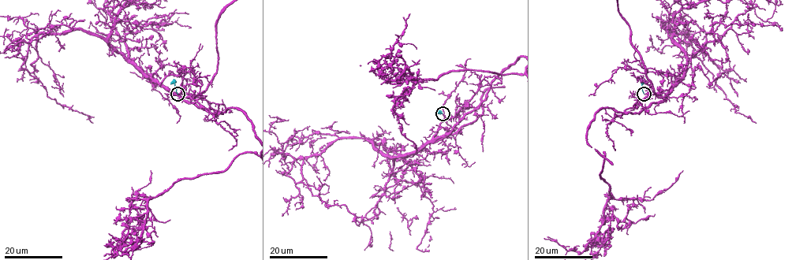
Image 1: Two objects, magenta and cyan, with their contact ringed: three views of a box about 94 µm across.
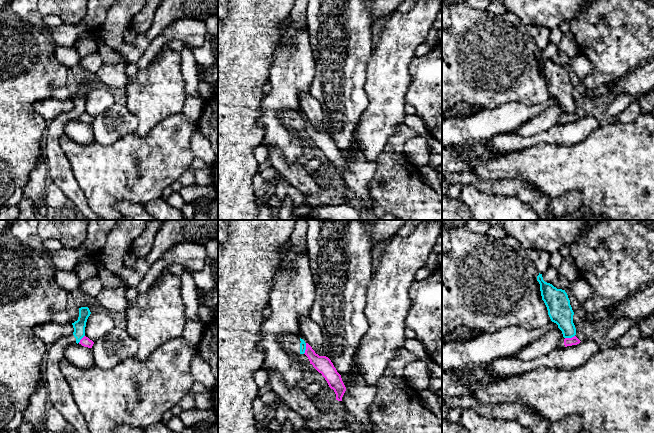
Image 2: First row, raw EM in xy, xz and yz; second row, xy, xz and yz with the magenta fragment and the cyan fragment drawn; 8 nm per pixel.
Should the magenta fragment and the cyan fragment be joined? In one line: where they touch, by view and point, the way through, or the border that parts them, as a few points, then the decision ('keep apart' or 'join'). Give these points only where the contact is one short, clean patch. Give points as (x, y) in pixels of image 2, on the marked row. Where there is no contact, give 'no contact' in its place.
contact xz (306, 348); border xz (306, 343), (306, 349), (303, 353); keep apart

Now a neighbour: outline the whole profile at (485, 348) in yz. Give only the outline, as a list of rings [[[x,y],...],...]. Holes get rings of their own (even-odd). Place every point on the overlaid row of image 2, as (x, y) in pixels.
[[[550,321],[545,327],[525,329],[509,326],[495,333],[482,332],[465,342],[442,344],[442,371],[489,364],[498,358],[511,357],[558,325]]]

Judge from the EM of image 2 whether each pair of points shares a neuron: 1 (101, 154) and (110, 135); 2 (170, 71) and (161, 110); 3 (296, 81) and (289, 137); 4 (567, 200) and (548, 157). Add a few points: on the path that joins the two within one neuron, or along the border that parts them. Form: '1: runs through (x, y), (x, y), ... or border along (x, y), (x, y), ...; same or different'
1: border along (126, 134), (109, 144), (100, 145), (94, 142); different
2: runs through (162, 81), (161, 100); same
3: runs through (283, 95), (274, 104), (275, 123); same
4: border along (581, 193), (576, 190), (570, 190), (552, 200); different

